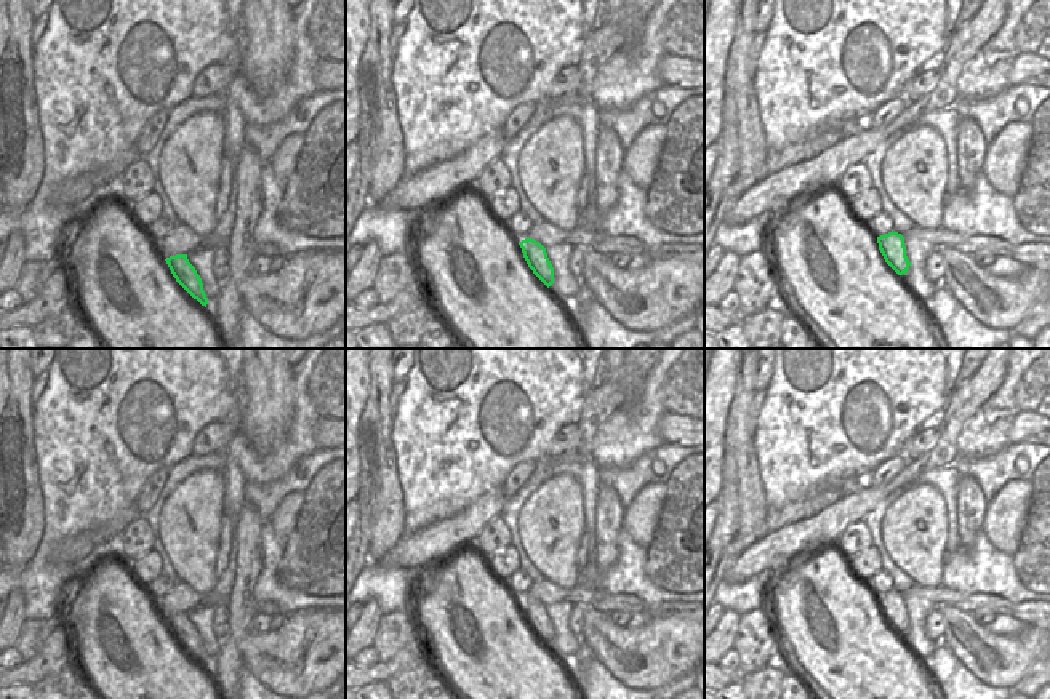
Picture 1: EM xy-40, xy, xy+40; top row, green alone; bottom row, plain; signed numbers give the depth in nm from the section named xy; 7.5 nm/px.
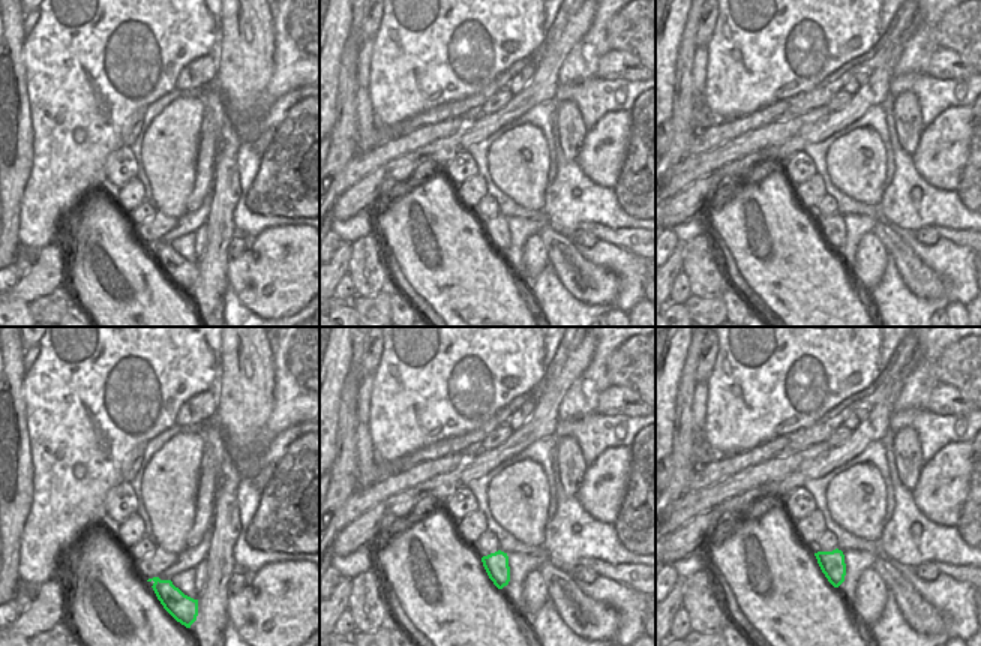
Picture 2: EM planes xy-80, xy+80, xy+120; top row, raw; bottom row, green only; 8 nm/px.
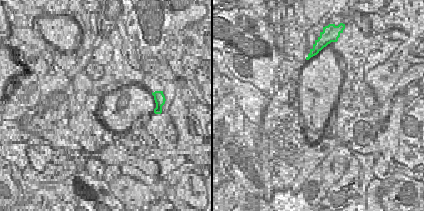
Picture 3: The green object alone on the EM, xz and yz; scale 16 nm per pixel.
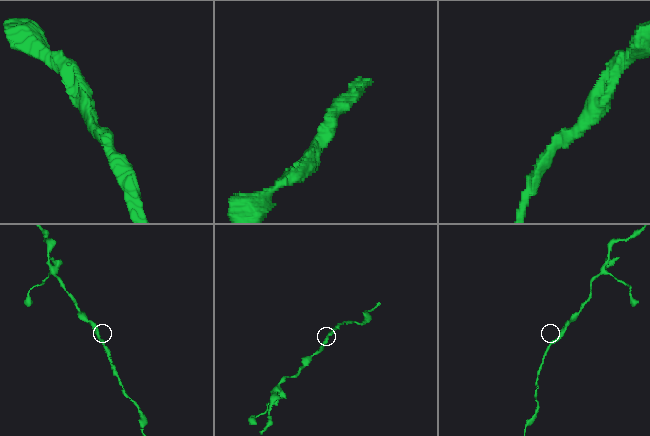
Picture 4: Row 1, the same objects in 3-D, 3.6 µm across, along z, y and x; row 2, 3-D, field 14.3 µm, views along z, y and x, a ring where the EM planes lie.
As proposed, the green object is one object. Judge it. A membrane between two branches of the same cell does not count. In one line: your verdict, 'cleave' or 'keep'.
keep

